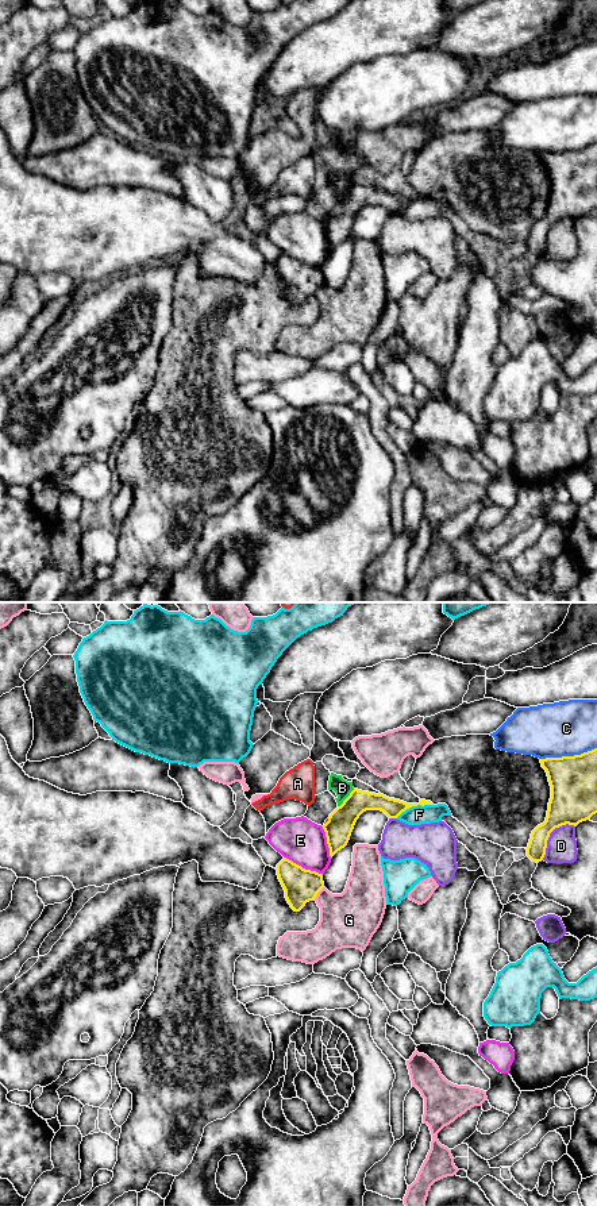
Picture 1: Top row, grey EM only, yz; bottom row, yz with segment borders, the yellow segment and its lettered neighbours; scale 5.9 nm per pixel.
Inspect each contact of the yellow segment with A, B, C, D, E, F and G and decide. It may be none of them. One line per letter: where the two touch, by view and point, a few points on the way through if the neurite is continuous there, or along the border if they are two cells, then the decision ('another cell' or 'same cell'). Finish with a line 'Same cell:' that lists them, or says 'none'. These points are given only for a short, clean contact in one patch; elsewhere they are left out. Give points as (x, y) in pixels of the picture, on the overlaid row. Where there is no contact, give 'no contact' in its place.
A: yz (327, 821) | along yz (328, 819), (324, 824) | another cell
B: yz (346, 798) | another cell
C: yz (567, 756) | another cell
D: yz (549, 835) | another cell
E: yz (301, 867) | along yz (284, 856), (322, 874) | another cell
F: yz (413, 805) | another cell
G: yz (318, 892) | another cell
Same cell: none

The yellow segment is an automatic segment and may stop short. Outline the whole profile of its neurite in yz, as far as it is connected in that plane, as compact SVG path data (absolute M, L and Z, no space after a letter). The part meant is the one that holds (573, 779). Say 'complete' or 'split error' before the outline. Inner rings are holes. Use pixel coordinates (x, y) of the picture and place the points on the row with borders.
complete | M597 748L574 756L540 759L551 786L546 821L538 825L527 847L532 862L542 862L550 833L562 825L590 820L597 813Z

